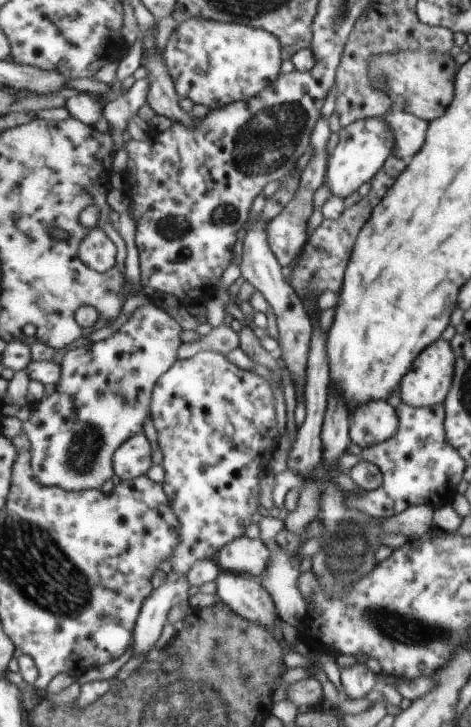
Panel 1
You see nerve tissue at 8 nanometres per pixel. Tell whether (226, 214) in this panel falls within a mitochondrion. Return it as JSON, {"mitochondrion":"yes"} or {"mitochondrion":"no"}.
{"mitochondrion":"yes"}

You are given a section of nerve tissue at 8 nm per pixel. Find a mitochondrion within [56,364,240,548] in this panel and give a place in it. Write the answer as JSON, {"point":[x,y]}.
{"point":[82,454]}

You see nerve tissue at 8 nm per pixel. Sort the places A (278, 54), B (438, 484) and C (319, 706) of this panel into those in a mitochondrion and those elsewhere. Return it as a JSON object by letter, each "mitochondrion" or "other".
{"A":"other","B":"other","C":"other"}

